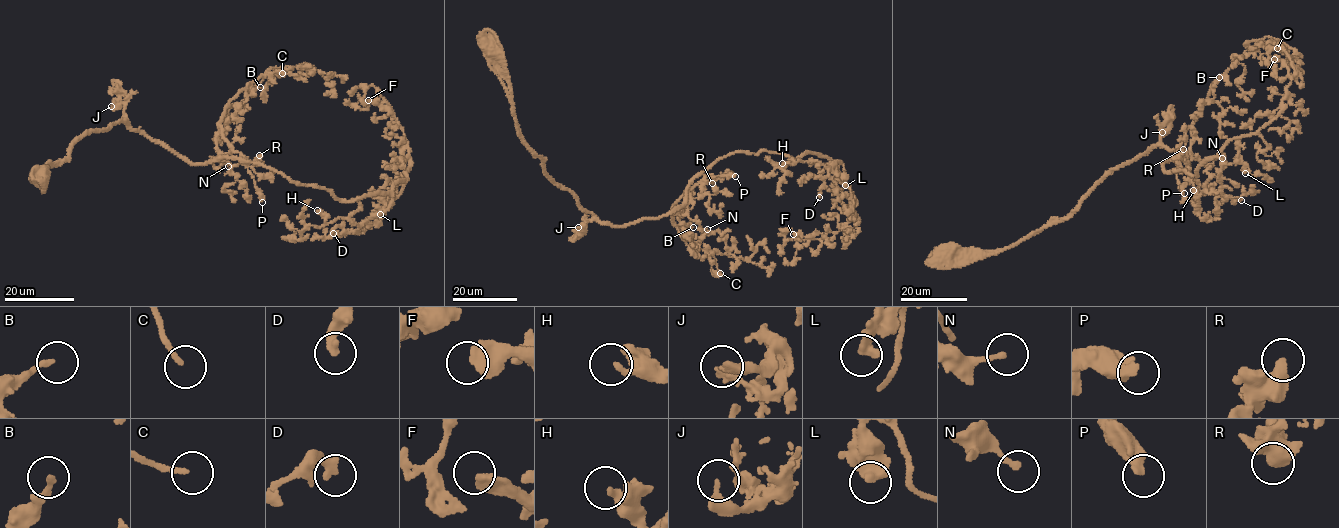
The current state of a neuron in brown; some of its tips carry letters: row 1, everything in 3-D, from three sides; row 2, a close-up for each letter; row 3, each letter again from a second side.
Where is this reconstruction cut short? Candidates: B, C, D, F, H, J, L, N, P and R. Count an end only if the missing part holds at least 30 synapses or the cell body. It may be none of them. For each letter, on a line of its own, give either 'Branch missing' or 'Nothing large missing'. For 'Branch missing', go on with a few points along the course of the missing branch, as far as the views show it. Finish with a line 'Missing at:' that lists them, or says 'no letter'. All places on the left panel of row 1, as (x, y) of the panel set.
B: Nothing large missing
C: Branch missing. Course of what is missing: (282, 73), (280, 105)
D: Nothing large missing
F: Nothing large missing
H: Nothing large missing
J: Nothing large missing
L: Nothing large missing
N: Nothing large missing
P: Branch missing. Course of what is missing: (262, 202), (271, 210), (267, 217), (269, 225), (261, 218), (250, 219), (245, 215)
R: Nothing large missing
Missing at: C, P

